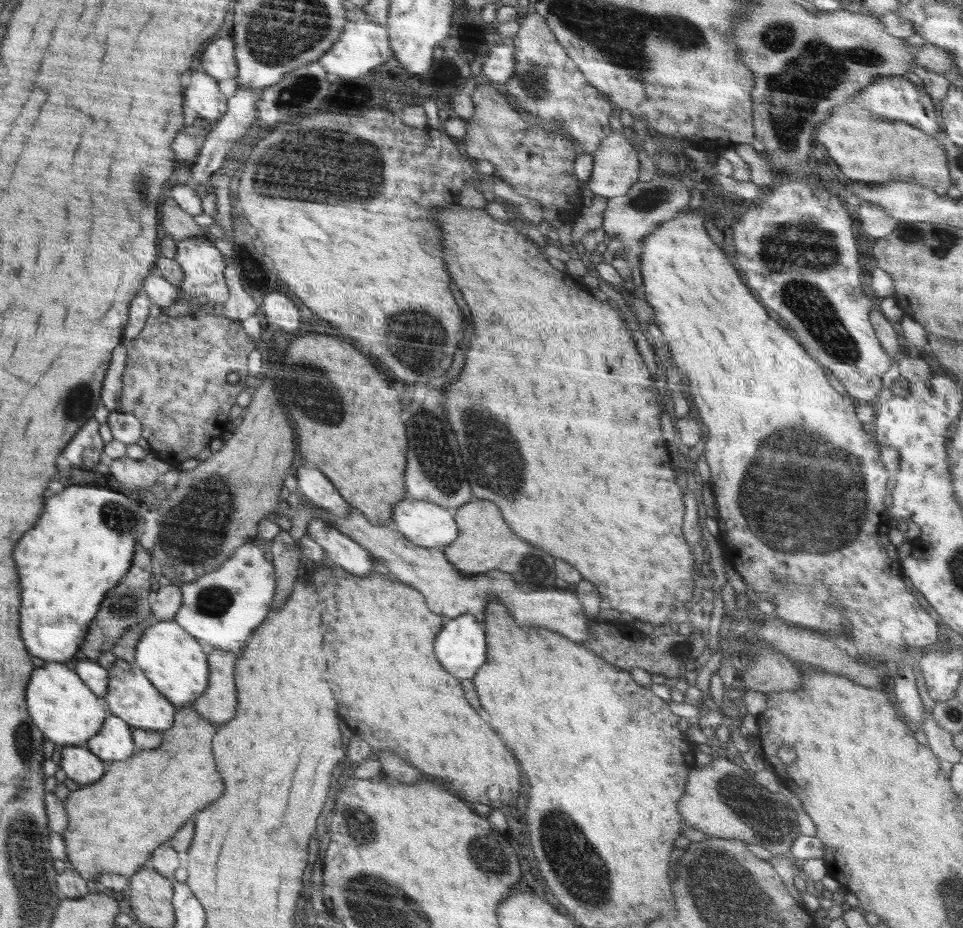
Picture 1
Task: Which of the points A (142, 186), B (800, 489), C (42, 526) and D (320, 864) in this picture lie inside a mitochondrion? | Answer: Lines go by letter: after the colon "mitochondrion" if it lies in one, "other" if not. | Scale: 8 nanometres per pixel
A: mitochondrion
B: mitochondrion
C: other
D: other

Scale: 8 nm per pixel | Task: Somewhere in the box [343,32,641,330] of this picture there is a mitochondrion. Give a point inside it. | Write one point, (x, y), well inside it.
(532, 70)

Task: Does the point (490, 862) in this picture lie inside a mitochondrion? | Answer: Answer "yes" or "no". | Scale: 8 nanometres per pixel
yes

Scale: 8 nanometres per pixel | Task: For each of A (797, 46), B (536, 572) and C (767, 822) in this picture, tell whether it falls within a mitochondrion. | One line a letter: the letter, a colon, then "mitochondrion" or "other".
A: mitochondrion
B: mitochondrion
C: mitochondrion

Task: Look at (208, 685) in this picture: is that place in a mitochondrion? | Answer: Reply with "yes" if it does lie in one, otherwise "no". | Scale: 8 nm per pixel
no

